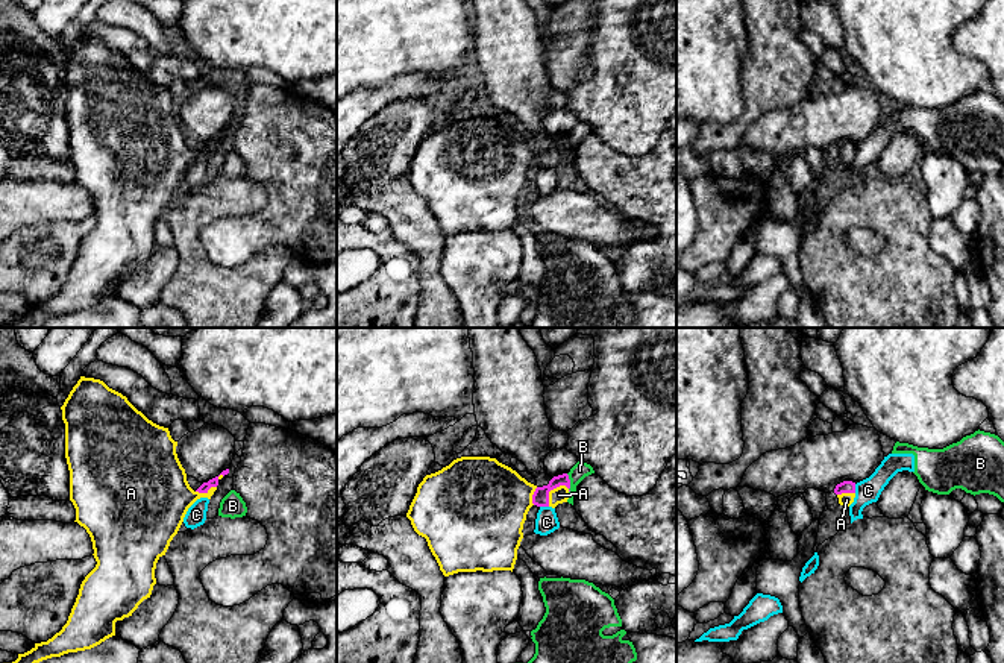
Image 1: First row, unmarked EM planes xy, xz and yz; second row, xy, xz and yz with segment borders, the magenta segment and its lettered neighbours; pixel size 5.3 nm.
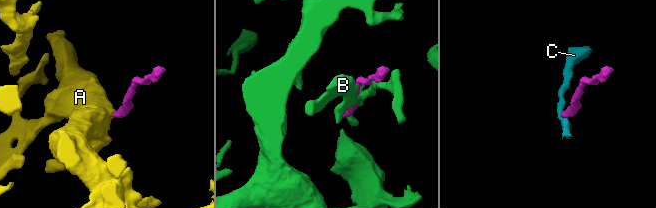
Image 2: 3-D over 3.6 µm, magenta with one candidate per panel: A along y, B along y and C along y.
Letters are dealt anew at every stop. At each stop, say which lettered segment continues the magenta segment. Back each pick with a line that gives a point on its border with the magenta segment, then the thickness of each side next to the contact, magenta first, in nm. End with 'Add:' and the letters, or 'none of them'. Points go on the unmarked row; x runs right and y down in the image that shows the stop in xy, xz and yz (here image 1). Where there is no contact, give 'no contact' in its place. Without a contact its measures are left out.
A: meets magenta in xz at (549, 150); 90 nm thick on the magenta side, 90 nm on the other
Add: A

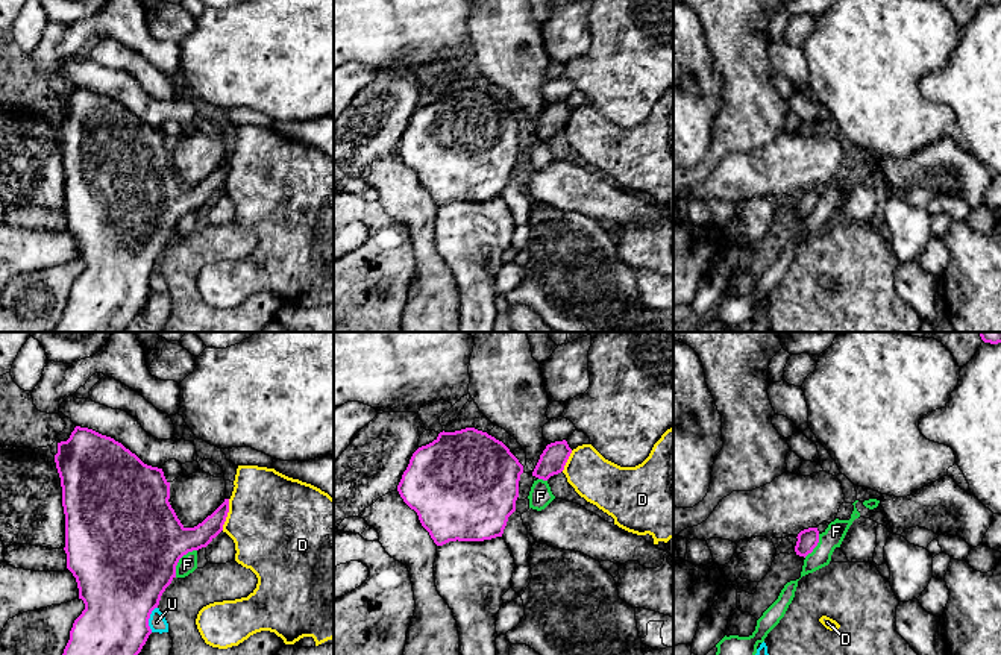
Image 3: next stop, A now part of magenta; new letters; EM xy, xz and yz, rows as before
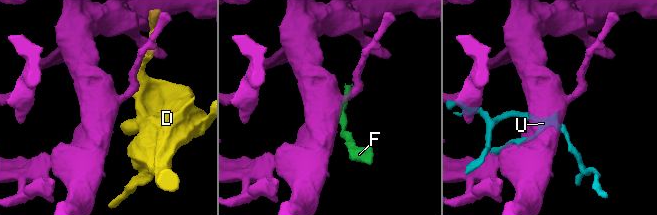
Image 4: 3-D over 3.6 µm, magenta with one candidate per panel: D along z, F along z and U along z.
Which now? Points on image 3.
Add: none of them

